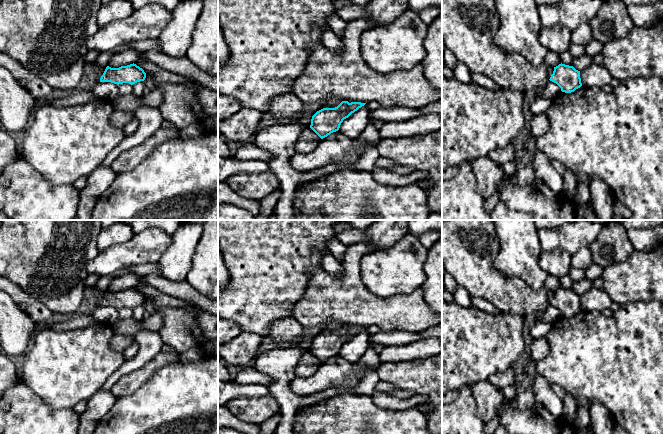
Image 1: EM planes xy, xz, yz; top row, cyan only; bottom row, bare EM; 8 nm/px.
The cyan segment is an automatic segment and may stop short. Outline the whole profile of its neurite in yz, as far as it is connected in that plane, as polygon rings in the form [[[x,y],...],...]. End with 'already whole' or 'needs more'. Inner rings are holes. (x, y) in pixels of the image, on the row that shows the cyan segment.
[[[559,64],[554,67],[553,74],[550,81],[556,83],[562,92],[571,93],[582,86],[580,71],[576,70],[573,66]]] | already whole

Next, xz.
[[[342,101],[335,108],[323,108],[312,116],[310,128],[323,139],[331,133],[338,131],[343,120],[365,104]]] | already whole

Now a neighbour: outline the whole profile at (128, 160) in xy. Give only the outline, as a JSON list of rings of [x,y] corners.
[[[159,128],[151,137],[139,146],[122,152],[112,163],[111,169],[115,173],[131,171],[136,168],[159,144],[164,141],[178,138],[176,128]]]

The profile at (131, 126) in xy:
[[[135,117],[131,121],[129,121],[122,129],[124,133],[127,135],[133,134],[138,128],[138,121]]]

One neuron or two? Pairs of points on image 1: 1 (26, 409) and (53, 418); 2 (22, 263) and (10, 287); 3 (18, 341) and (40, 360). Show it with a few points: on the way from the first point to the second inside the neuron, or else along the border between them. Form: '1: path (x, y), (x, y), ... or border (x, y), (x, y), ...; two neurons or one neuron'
1: path (33, 416), (35, 418), (46, 418); one neuron
2: border (10, 279), (30, 297); two neurons
3: border (38, 328), (23, 354); two neurons

